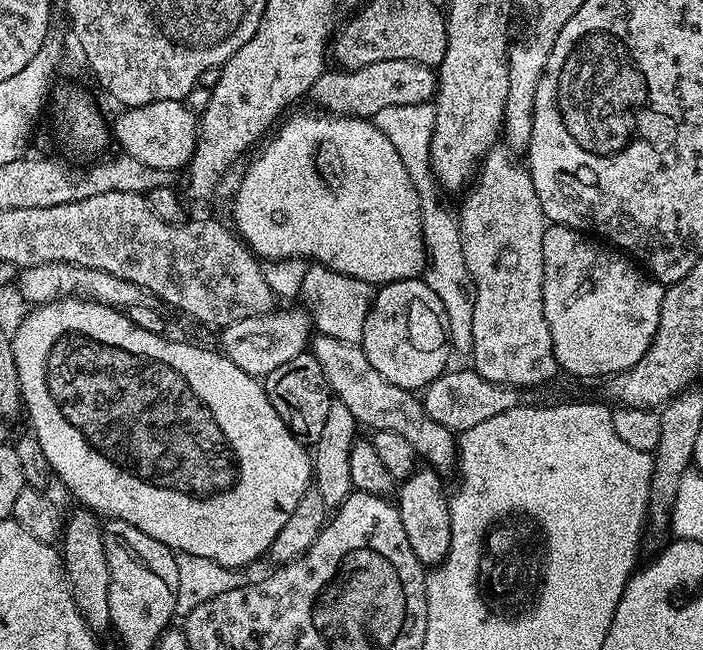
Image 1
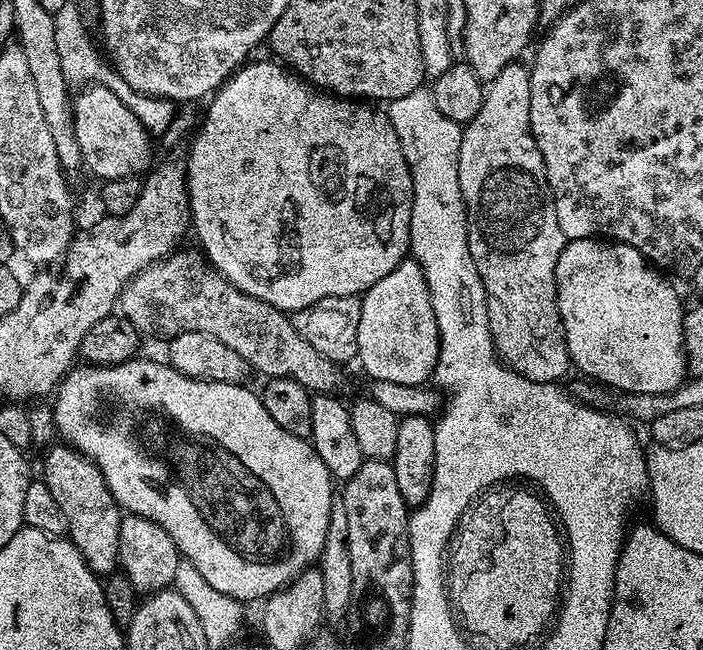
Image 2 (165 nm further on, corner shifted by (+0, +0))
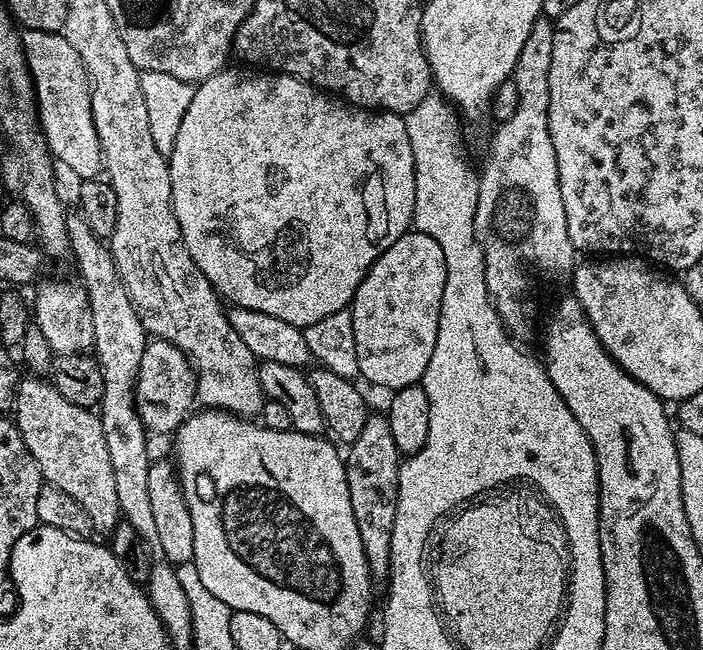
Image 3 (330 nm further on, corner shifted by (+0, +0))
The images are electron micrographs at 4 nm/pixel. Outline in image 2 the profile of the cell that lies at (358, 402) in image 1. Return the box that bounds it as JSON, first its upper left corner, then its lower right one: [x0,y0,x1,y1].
[118,251,344,394]

